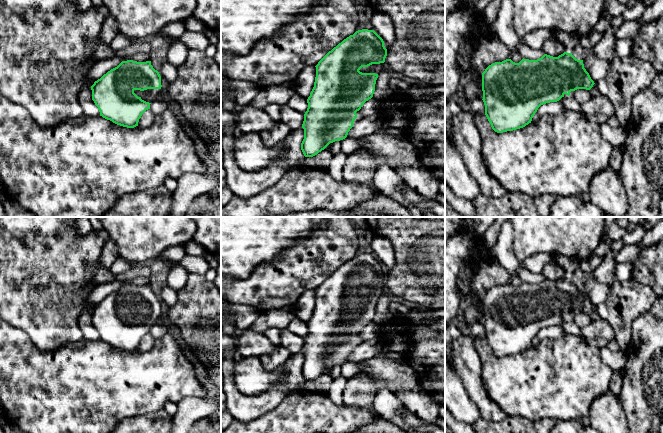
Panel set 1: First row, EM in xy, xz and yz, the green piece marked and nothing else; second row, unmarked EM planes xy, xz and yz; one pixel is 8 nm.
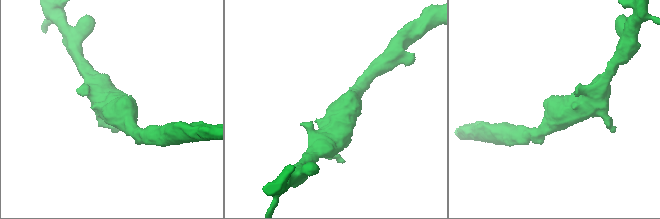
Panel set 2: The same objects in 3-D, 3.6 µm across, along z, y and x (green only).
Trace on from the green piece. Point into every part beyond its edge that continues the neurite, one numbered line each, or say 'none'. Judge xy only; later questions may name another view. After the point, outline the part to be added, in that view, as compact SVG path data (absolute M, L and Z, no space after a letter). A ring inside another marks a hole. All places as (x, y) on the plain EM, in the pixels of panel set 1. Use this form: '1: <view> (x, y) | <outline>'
1: xy (149, 319) | M147 313L144 315L134 314L134 317L142 324L151 327L162 318L162 313Z

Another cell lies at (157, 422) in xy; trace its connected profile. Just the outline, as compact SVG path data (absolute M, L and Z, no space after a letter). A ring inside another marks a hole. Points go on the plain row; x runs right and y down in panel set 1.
M162 409L151 414L125 418L111 433L170 433L172 425L173 416Z

